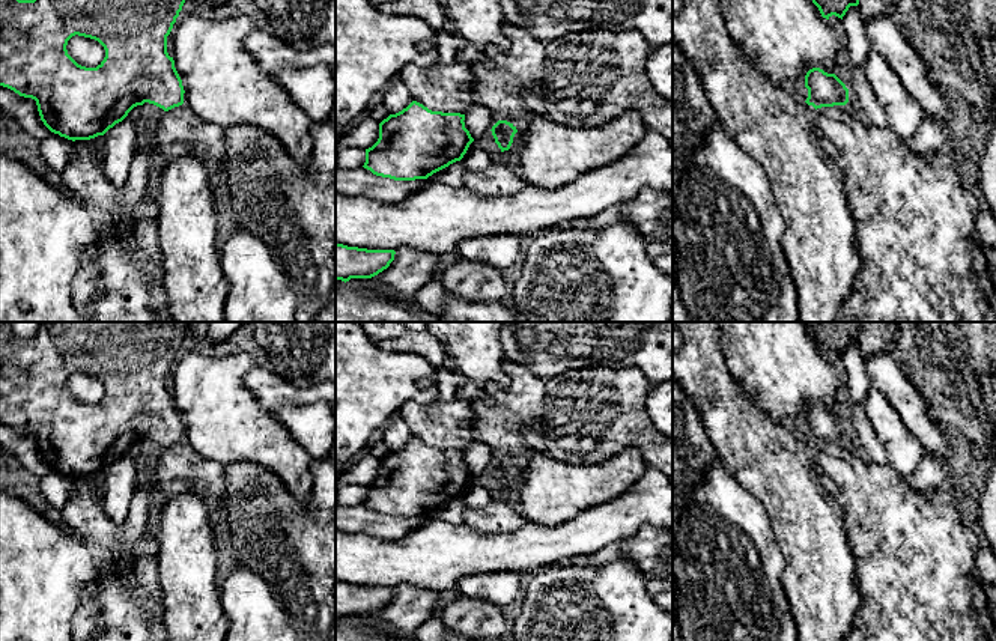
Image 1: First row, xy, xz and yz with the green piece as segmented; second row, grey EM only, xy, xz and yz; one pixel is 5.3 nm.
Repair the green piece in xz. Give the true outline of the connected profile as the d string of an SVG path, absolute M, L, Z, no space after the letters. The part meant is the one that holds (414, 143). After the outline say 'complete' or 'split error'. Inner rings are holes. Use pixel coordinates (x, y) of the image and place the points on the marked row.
M412 101L406 108L379 123L378 141L366 149L364 169L394 181L427 179L433 173L460 161L474 141L465 128L465 114L432 111Z; complete

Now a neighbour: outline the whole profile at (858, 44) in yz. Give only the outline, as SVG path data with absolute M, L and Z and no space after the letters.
M858 6L849 8L843 17L843 27L847 36L849 66L855 68L864 65L873 48L865 33L865 21Z

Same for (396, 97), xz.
M396 78L385 90L382 105L390 111L390 114L396 114L406 108L412 102L412 95L408 87Z

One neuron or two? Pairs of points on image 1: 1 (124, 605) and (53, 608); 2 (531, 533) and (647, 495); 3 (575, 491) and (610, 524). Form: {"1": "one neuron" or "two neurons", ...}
{"1": "two neurons", "2": "one neuron", "3": "two neurons"}

